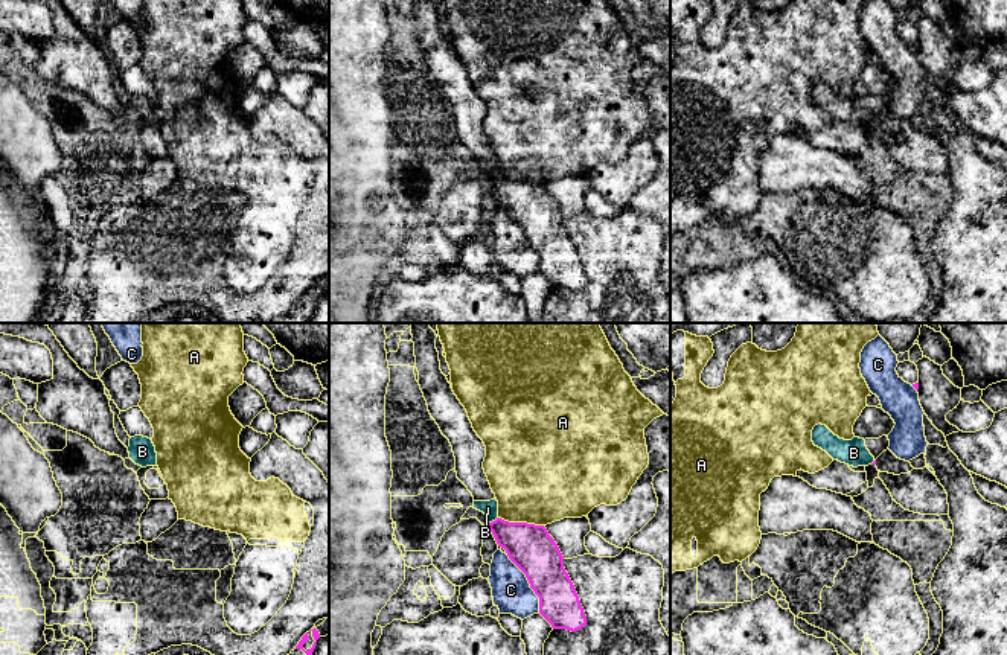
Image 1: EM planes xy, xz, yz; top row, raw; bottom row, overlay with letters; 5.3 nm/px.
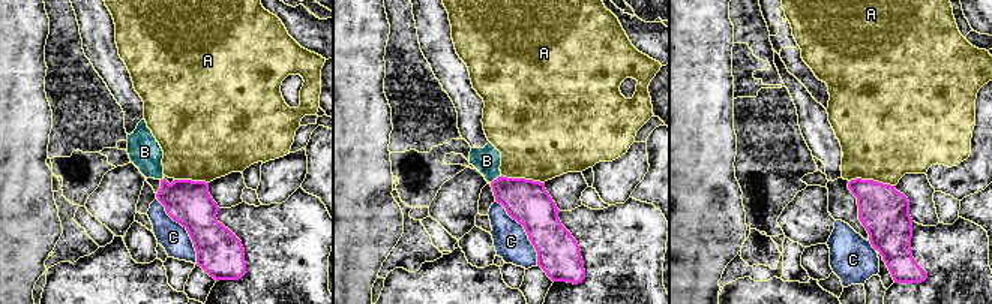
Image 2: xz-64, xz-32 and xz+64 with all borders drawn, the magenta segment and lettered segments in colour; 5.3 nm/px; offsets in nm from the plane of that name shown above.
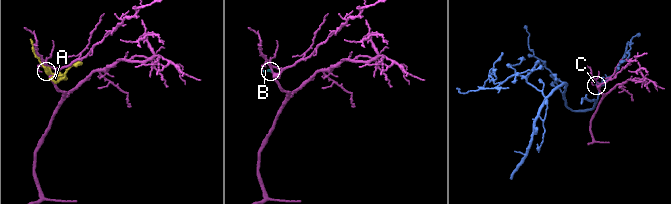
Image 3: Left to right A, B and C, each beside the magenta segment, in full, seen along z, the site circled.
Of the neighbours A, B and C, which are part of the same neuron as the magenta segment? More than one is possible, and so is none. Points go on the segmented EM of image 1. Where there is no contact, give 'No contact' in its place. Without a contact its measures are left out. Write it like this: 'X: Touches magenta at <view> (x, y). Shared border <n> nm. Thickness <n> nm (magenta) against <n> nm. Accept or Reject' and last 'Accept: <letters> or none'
A: Touches magenta at xz (521, 523). Shared border 240 nm. Thickness 240 nm (magenta) against 480 nm. Reject
B: Touches magenta at xz (492, 521). Shared border 60 nm. Thickness 240 nm (magenta) against 80 nm. Accept
C: Touches magenta at xz (529, 582). Shared border 360 nm. Thickness 240 nm (magenta) against 200 nm. Reject
Accept: B

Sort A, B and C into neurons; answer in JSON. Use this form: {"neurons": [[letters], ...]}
{"neurons": [["A"], ["B"], ["C"]]}

